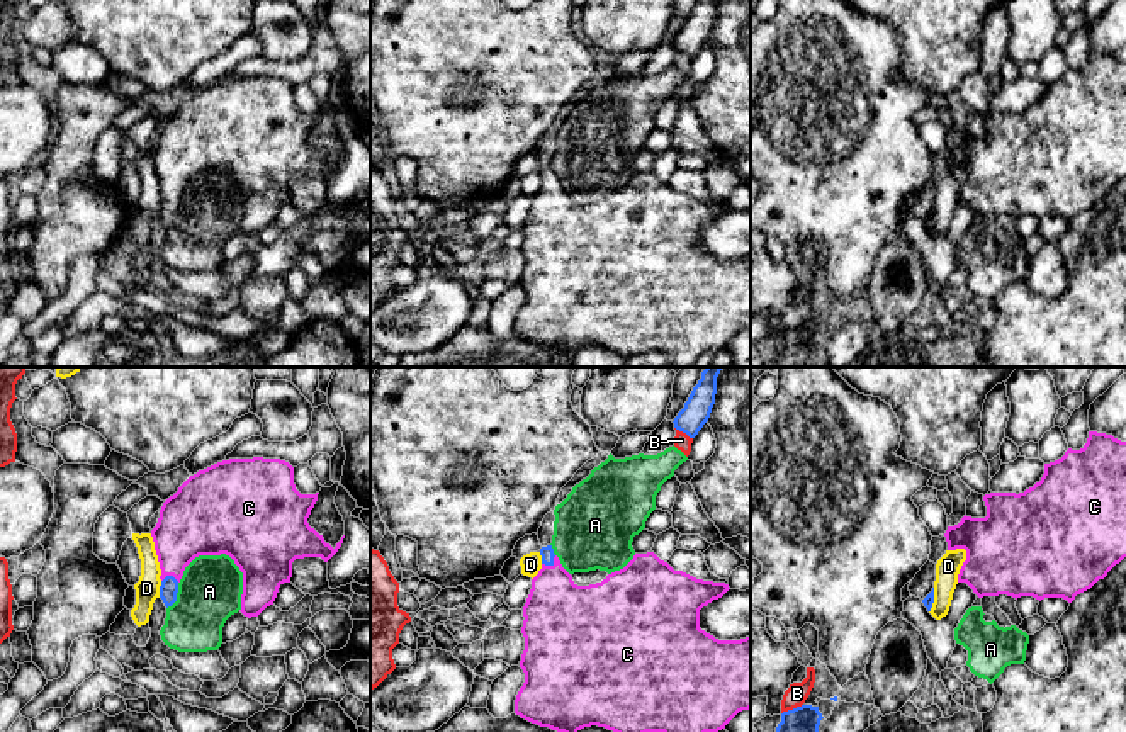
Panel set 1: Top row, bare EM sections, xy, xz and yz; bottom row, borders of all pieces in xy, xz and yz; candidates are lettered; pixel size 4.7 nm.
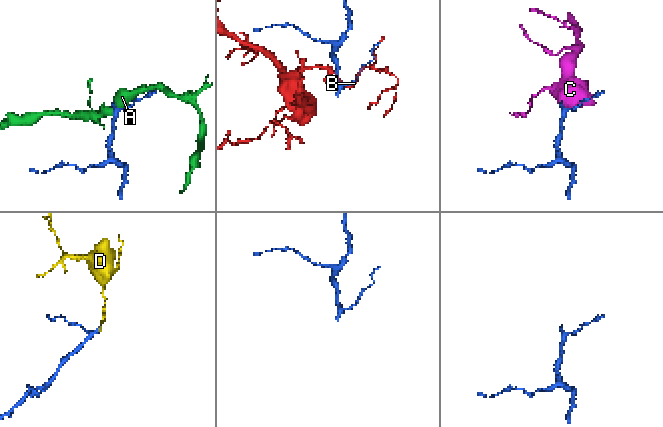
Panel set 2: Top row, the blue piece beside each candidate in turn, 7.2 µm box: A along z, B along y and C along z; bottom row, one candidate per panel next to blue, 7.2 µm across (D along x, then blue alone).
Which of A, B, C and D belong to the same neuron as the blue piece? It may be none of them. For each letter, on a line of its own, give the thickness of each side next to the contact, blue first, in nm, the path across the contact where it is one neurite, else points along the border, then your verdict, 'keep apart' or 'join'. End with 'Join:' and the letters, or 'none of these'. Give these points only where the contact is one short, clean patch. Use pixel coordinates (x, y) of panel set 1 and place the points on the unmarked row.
A: 90/300 nm | keep apart
B: 190/100 nm | keep apart
C: 70/340 nm | across xz (547, 174), (551, 184), (552, 213), (559, 235) | join
D: 90/110 nm | along xy (162, 201), (158, 216) | keep apart
Join: C

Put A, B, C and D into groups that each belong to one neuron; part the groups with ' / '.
A / B / C / D

